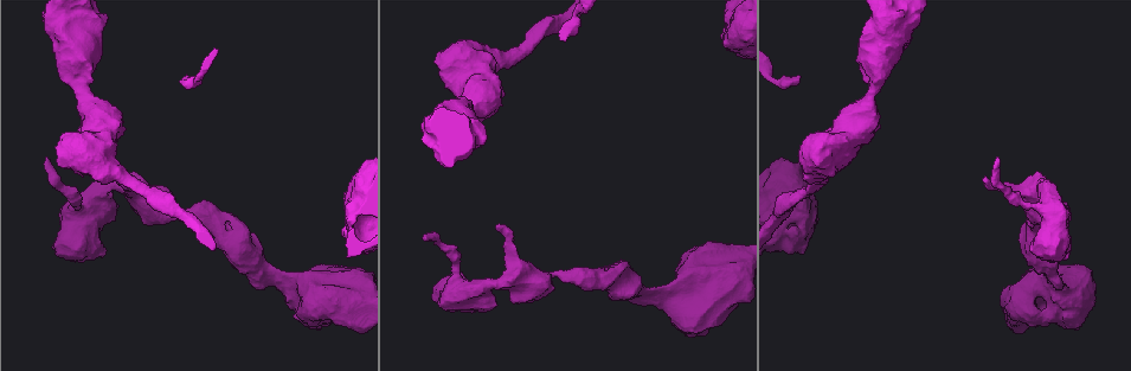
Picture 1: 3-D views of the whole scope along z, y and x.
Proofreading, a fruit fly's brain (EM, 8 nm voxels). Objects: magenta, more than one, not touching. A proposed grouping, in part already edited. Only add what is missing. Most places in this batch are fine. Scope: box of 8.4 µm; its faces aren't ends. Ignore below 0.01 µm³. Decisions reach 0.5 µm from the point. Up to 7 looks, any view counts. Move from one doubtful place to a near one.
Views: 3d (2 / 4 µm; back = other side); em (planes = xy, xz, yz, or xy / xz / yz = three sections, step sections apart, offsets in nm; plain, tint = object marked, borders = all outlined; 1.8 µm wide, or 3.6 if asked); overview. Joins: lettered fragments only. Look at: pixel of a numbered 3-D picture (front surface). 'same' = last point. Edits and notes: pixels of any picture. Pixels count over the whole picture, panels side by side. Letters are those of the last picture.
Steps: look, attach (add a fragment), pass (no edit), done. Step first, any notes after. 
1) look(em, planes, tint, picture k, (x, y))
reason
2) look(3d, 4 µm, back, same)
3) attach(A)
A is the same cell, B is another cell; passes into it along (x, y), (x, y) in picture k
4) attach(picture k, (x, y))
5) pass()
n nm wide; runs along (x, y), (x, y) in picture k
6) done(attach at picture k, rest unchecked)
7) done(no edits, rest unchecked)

look(em, planes, borders, picture 1, (45, 157))
an open end

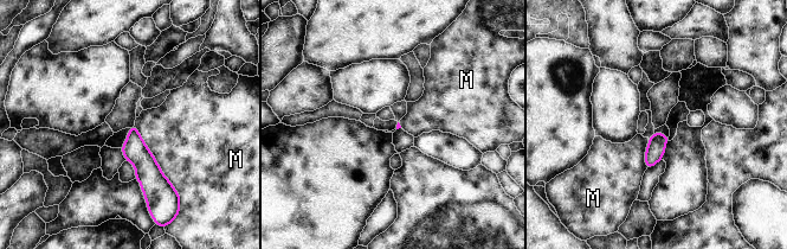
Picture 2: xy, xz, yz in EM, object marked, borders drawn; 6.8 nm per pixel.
pass()
M is another cell; none of them fits

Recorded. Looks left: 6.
look(em, xz, step 16, borders, picture 1, (494, 302))
an open end

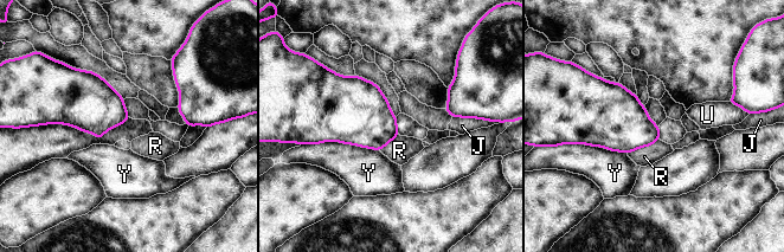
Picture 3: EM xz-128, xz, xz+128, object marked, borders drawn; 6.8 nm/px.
look(em, planes, borders, same)

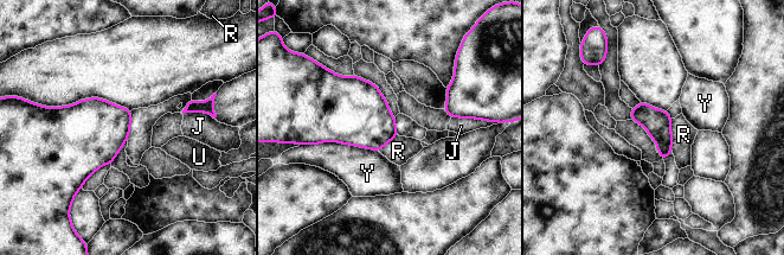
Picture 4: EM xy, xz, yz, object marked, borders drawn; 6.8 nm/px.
pass()
J, R, U and Y are other cells; border along (670, 119), (673, 151) in picture 4; none of them fits

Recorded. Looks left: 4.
look(3d, 4 µm, picture 1, (1056, 286))
free end

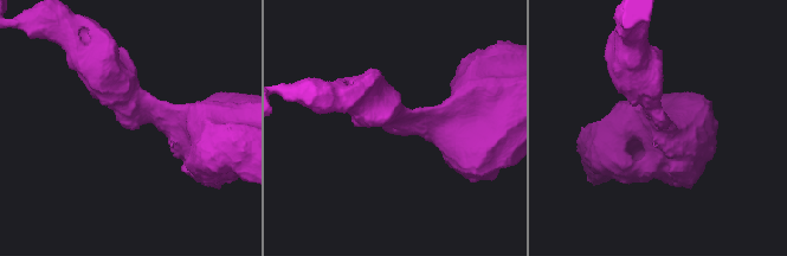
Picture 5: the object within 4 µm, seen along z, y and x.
look(em, planes, borders, picture 5, (390, 128))
shape alone is not enough

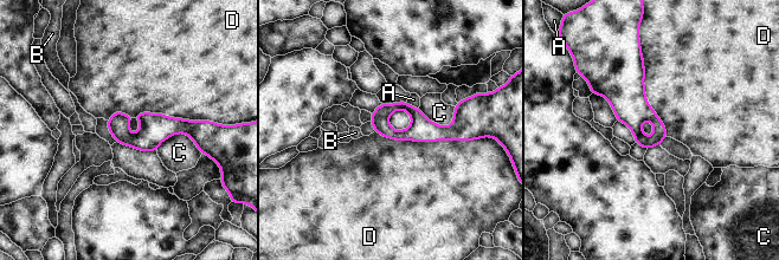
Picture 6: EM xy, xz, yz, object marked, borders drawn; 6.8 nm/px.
pass()
A, B, C and D are other cells; no lettered fragment goes on from it

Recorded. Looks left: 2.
done(no edits, rest unchecked)

